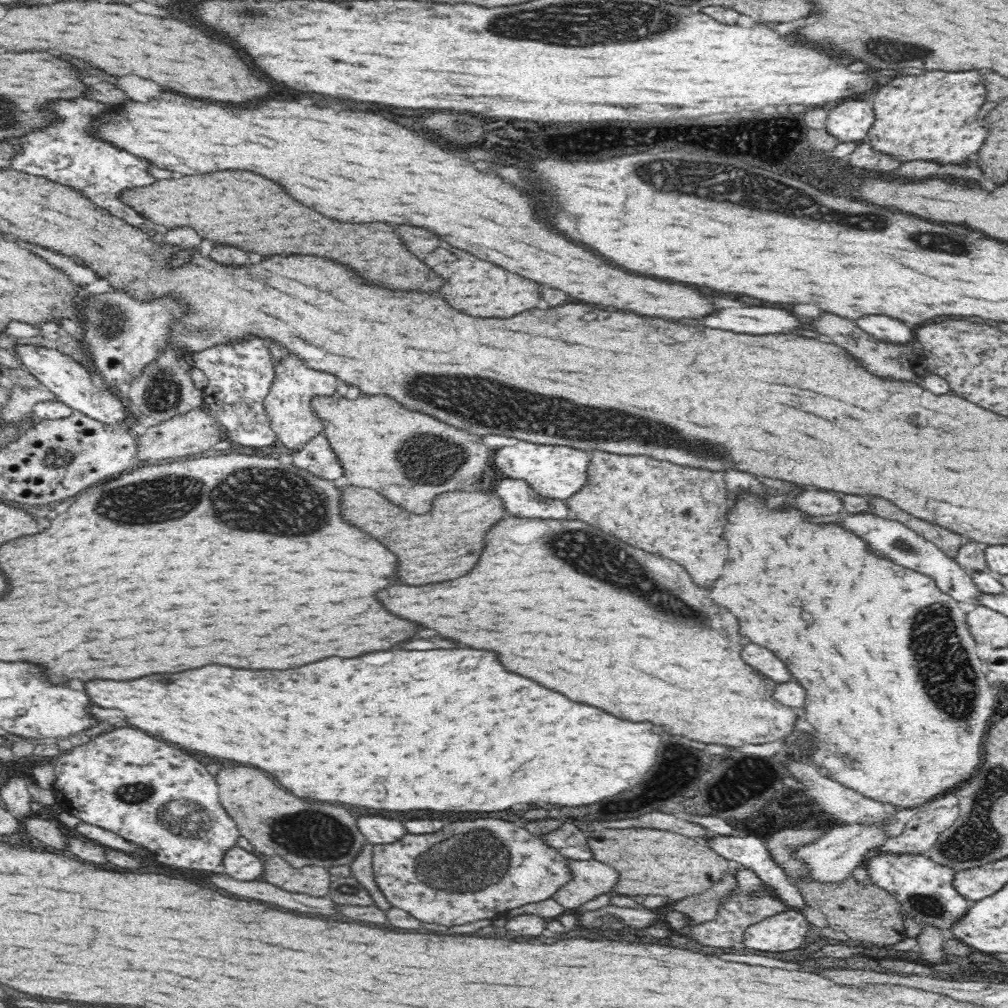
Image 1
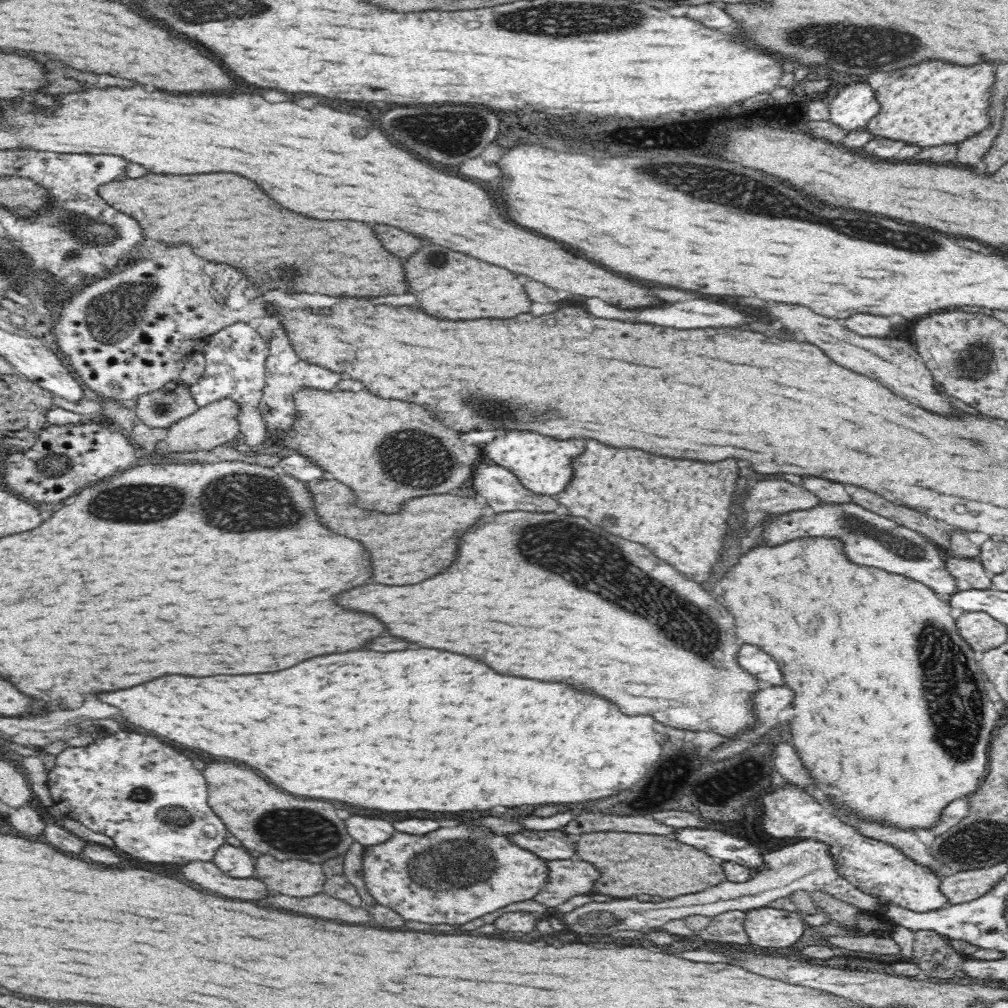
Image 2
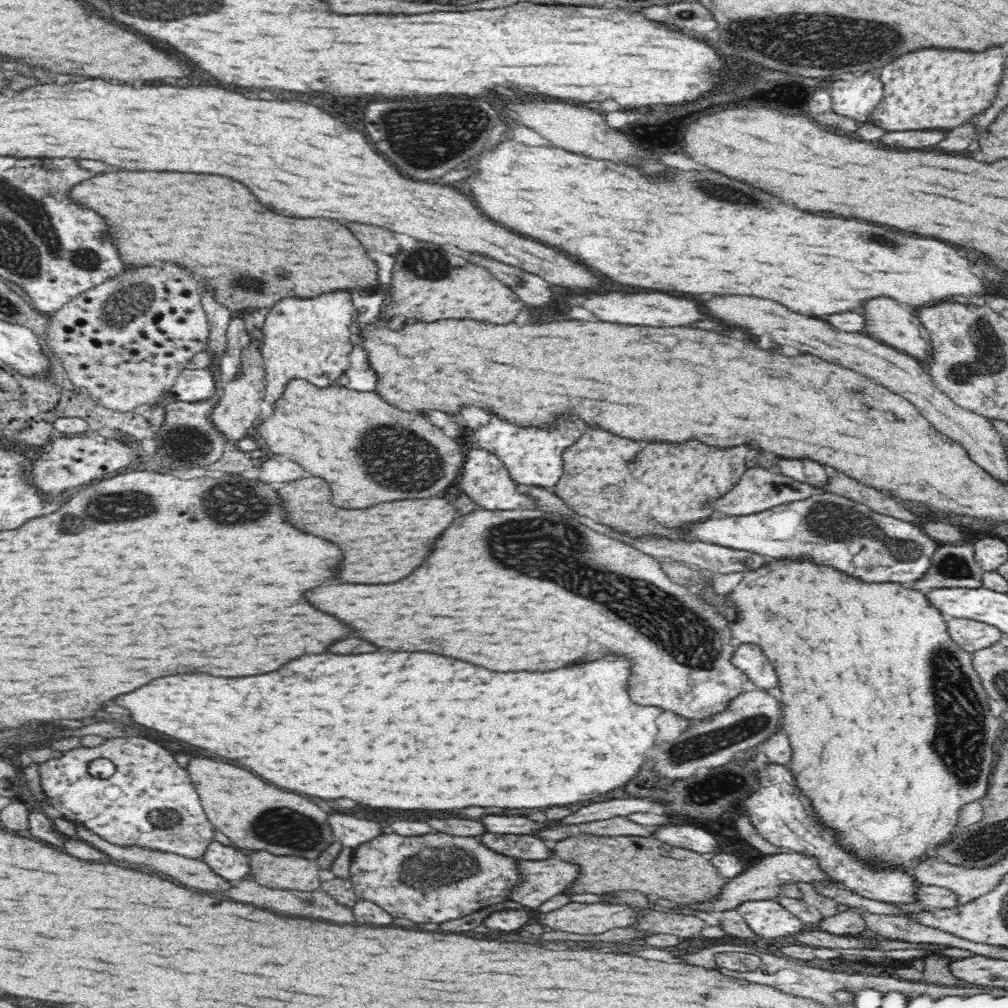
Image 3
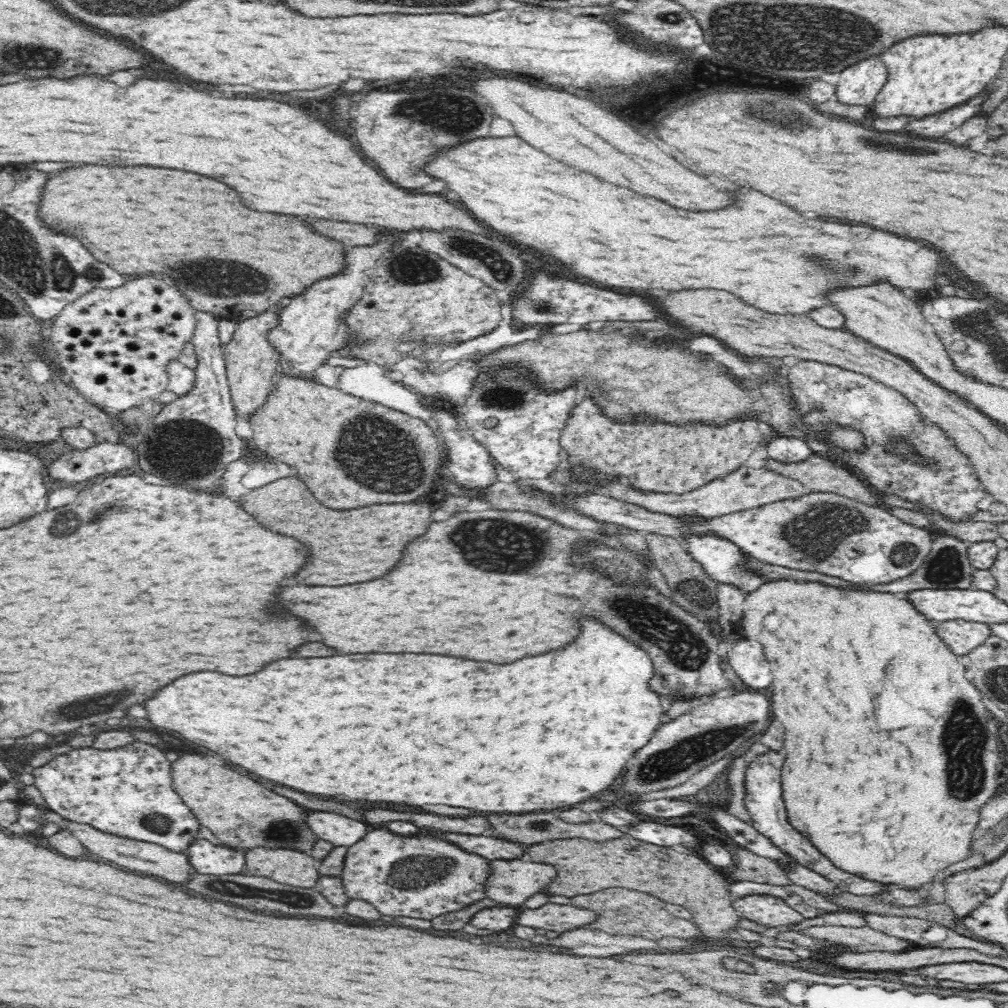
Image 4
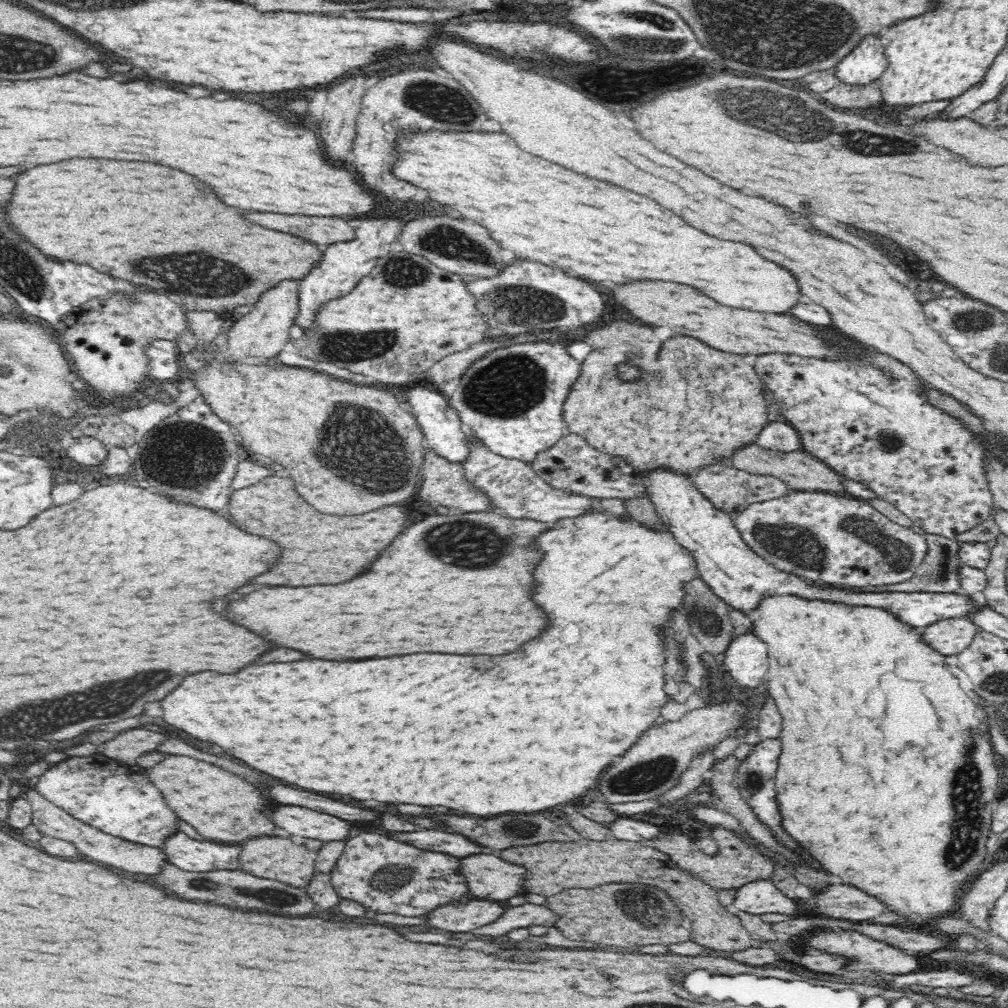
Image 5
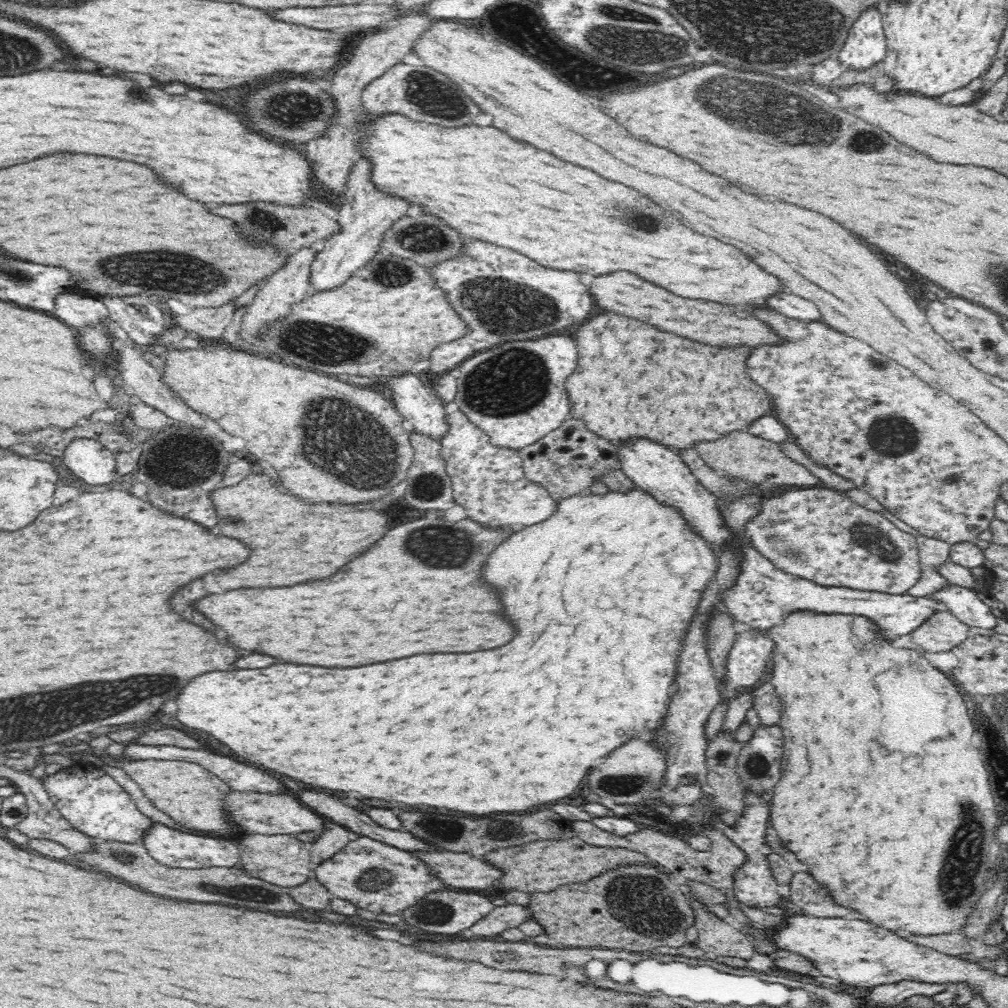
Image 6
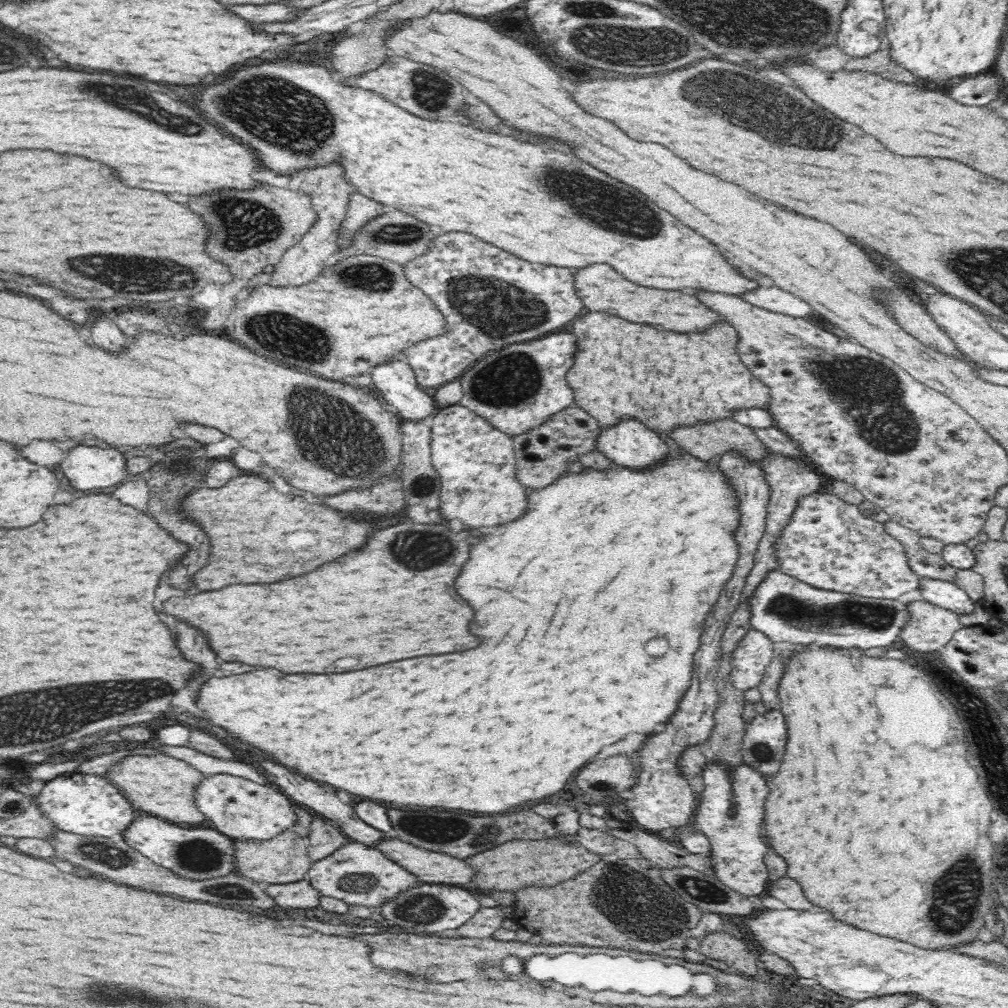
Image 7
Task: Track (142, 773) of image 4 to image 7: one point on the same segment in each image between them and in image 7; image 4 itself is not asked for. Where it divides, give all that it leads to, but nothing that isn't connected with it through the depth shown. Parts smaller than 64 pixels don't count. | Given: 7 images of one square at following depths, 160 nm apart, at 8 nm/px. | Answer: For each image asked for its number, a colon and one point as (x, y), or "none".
5: (107, 794)
6: (90, 800)
7: (90, 805)

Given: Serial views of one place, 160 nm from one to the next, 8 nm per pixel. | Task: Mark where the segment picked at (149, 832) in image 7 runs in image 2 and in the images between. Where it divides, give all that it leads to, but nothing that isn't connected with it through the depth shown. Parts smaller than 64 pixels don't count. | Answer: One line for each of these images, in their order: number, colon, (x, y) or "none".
2: (236, 862)
3: (229, 863)
4: (206, 858)
5: (187, 854)
6: (172, 847)

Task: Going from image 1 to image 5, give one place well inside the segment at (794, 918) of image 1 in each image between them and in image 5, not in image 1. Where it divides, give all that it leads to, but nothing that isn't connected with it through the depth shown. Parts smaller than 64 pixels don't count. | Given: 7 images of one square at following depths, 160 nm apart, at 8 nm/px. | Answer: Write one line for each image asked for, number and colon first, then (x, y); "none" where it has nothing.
2: (766, 926)
3: (768, 919)
4: (765, 909)
5: (760, 896)

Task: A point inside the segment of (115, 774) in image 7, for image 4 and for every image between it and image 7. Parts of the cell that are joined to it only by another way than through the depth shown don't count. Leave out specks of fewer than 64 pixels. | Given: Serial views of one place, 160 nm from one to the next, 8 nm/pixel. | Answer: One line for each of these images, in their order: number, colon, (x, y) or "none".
4: (237, 810)
5: (221, 806)
6: (190, 795)

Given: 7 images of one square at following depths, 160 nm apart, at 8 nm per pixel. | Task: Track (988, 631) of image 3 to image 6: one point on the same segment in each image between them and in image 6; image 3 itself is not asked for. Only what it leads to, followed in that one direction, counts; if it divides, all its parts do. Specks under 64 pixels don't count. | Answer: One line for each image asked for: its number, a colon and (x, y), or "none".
4: (961, 636)
5: (948, 636)
6: (942, 631)

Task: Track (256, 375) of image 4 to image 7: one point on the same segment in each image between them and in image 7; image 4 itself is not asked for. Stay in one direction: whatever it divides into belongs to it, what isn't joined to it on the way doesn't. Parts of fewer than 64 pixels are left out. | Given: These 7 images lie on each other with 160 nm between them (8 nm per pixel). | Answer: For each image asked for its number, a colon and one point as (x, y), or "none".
5: (261, 333)
6: (289, 284)
7: (329, 192)

